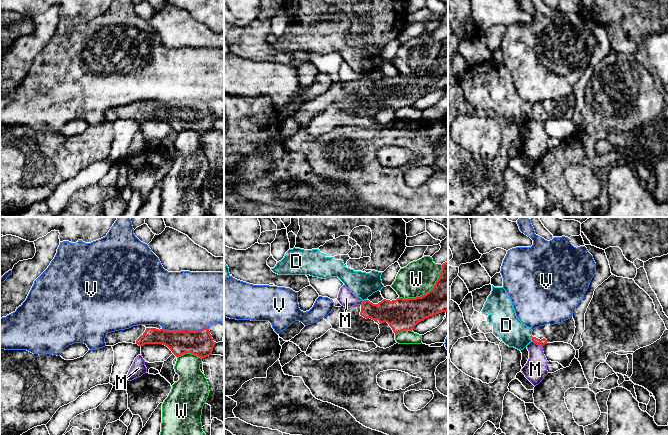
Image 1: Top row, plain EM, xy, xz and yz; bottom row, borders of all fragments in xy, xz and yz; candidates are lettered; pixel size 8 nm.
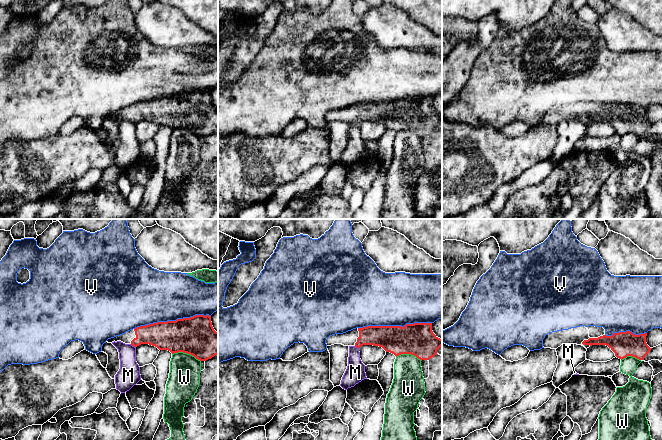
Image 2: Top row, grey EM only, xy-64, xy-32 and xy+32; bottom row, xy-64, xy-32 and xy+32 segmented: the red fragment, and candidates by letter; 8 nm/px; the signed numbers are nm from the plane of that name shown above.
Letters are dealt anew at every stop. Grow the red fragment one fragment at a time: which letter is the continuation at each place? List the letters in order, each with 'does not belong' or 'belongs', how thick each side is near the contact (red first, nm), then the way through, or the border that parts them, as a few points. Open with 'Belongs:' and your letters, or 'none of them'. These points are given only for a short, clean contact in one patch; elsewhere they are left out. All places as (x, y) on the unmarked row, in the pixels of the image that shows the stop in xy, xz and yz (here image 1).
Belongs: none of them
D: does not belong; calibres 60 and 220 nm
M: does not belong; calibres 60 and 180 nm; border yz (532, 116), (542, 122)
V: does not belong; calibres 200 and 460 nm
W: does not belong; calibres 260 and 280 nm

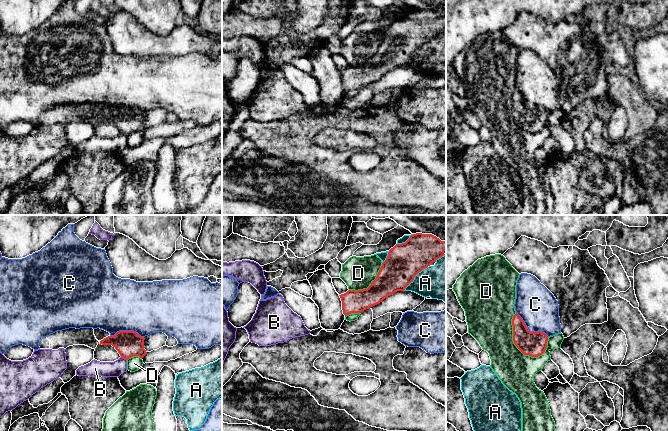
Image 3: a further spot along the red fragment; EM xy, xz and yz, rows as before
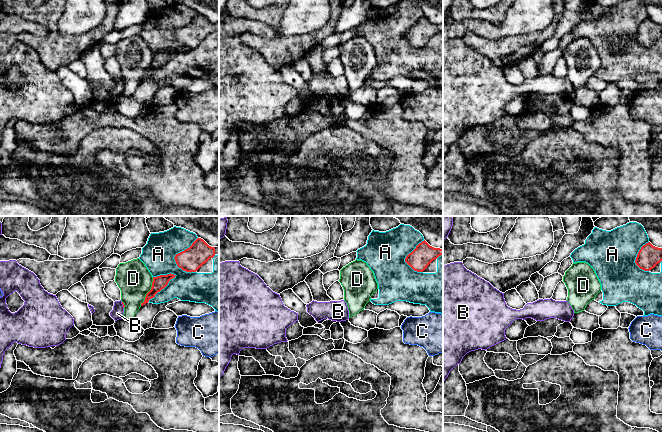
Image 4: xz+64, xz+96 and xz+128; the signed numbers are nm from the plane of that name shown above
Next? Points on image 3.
Belongs: none of them
A: does not belong; calibres 280 and 300 nm
B: does not belong; calibres 200 and 130 nm; border xy (121, 132), (126, 136)
C: does not belong; calibres 200 and 320 nm
D: does not belong; calibres 200 and 360 nm

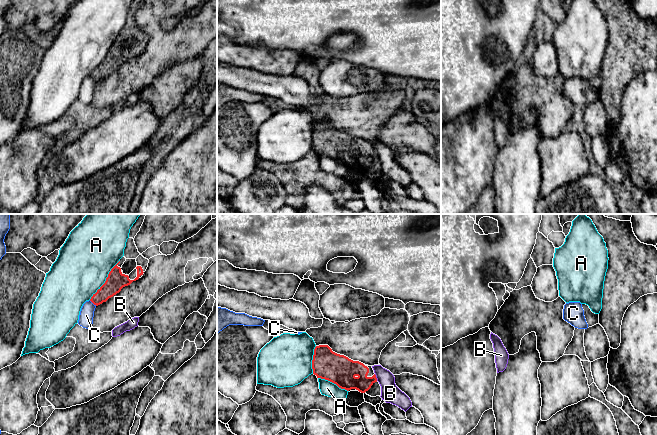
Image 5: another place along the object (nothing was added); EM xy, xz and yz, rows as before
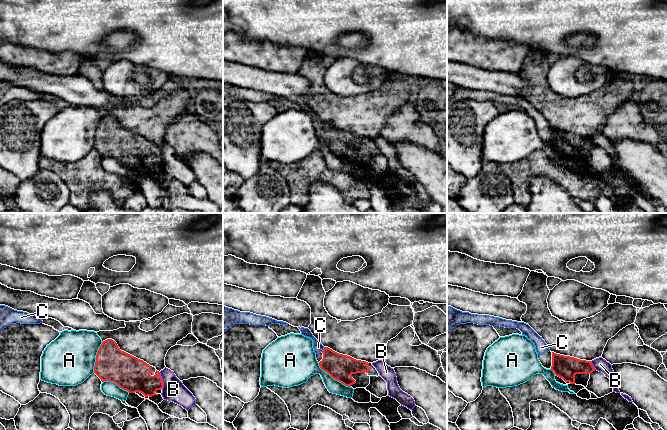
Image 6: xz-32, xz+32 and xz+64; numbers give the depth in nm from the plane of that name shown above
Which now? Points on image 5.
Belongs: none of them
A: does not belong; calibres 150 and 440 nm
B: does not belong; calibres 190 and 160 nm
C: does not belong; calibres 150 and 110 nm; border xy (89, 76), (96, 81)

